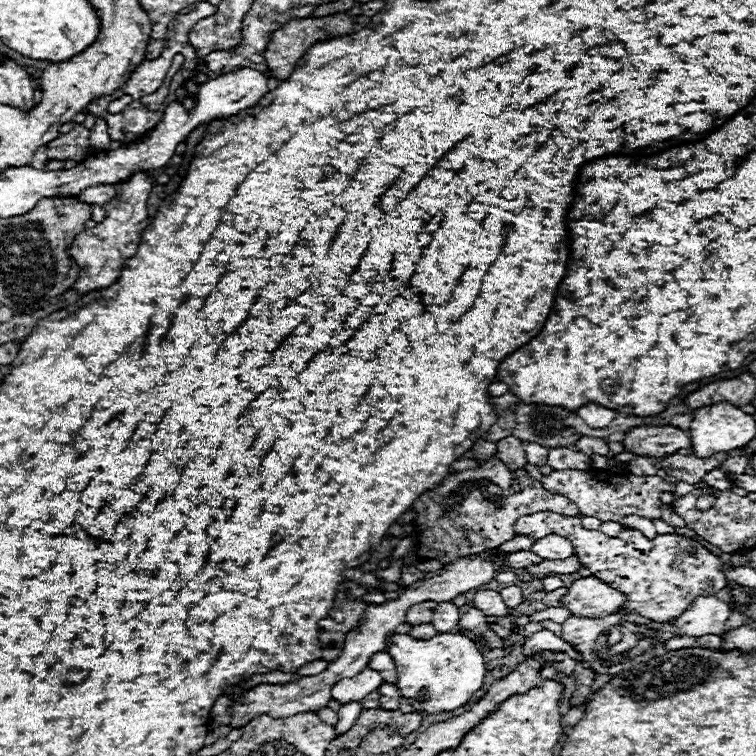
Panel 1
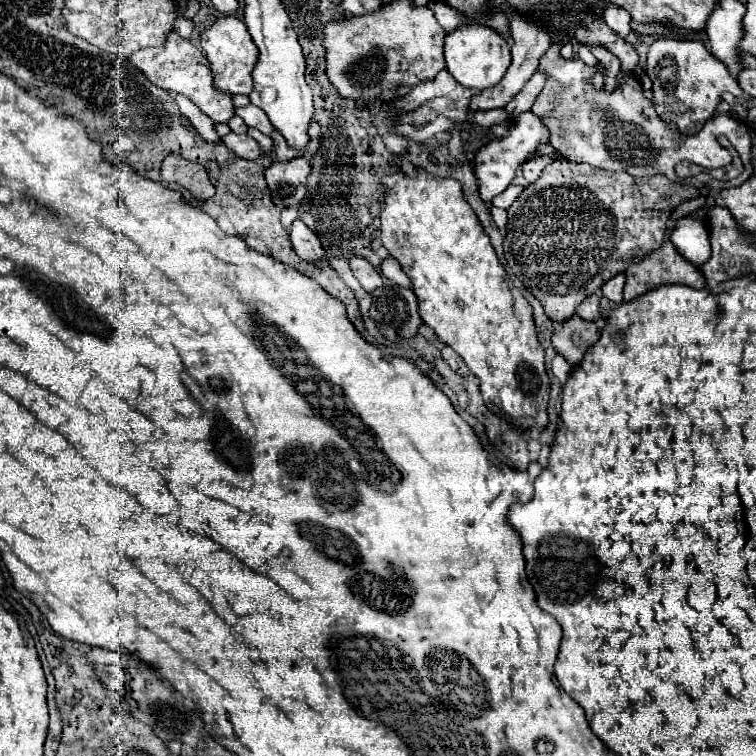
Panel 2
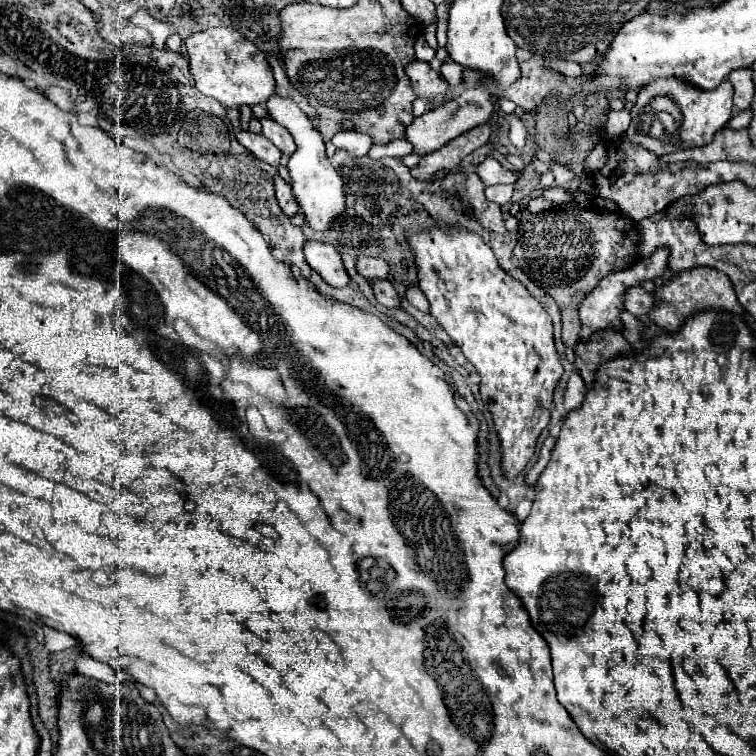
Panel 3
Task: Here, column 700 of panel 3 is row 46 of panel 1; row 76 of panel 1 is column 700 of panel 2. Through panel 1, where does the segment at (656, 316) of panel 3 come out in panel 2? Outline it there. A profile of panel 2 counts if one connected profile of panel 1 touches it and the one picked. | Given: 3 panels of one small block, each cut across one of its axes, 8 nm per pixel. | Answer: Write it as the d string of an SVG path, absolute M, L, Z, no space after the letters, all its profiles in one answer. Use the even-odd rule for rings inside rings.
M664 242L658 250L646 254L640 262L634 262L626 268L626 286L624 300L642 296L644 290L662 286L662 284L684 284L692 288L704 288L704 278L696 266L686 262L672 242Z

